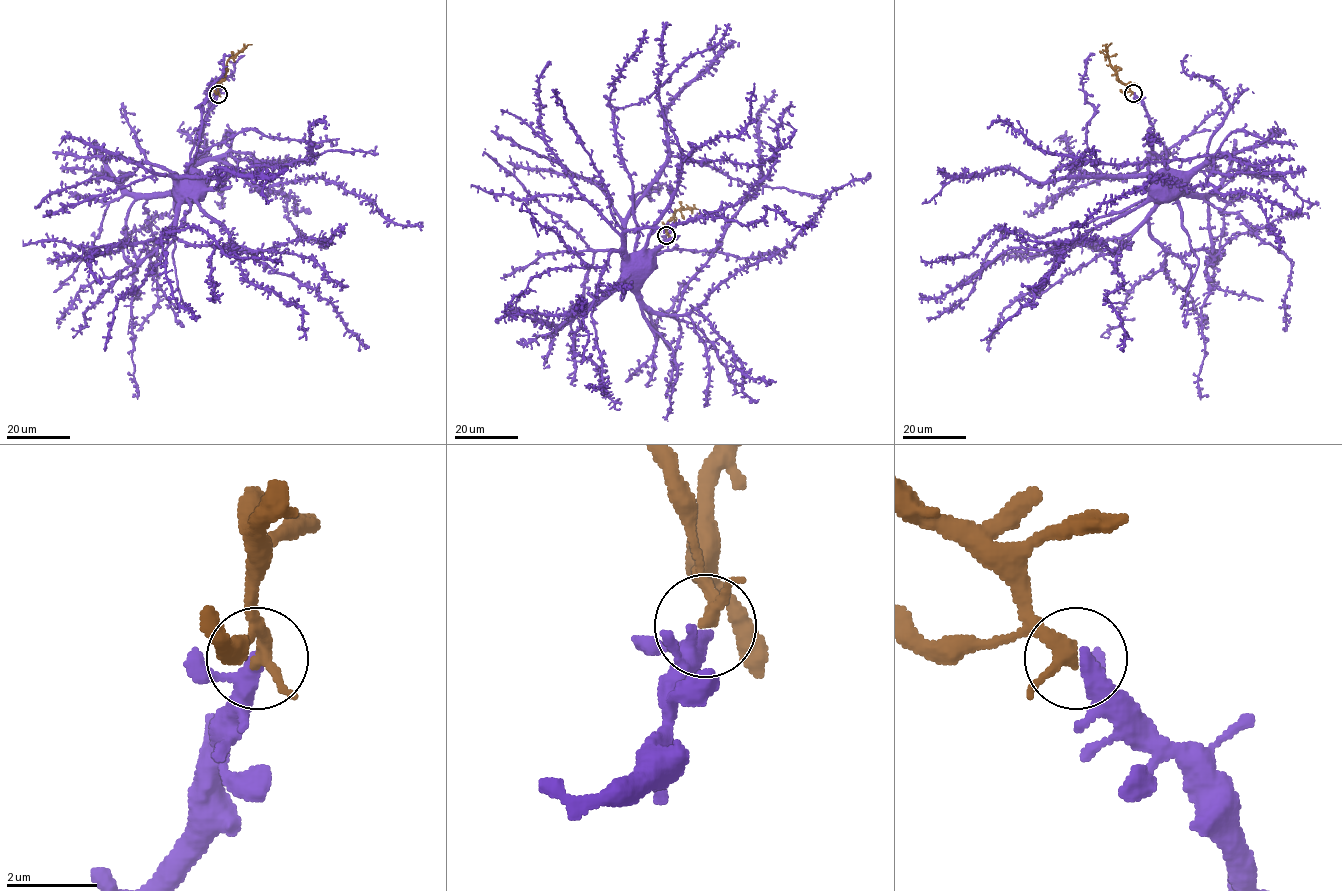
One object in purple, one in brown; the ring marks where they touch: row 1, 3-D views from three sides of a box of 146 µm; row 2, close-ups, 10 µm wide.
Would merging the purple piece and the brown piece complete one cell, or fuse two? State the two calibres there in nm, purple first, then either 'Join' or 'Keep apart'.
Thickness 320 nm (purple) against 240 nm. Join

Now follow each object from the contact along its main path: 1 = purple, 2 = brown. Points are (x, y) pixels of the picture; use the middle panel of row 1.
1: (666, 235), (662, 243), (644, 256), (629, 277)
2: (666, 235), (666, 224), (677, 209), (695, 208), (699, 213)

